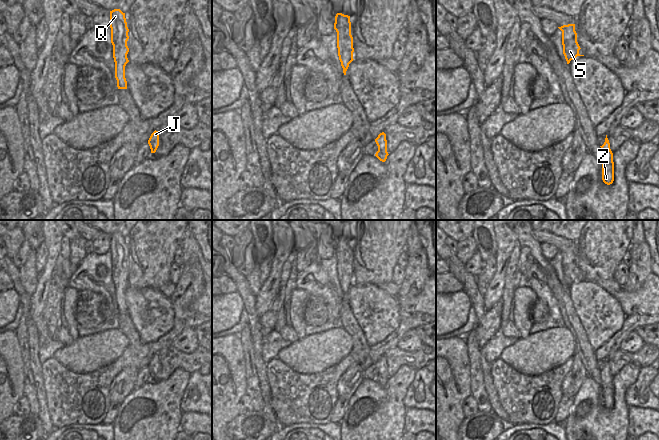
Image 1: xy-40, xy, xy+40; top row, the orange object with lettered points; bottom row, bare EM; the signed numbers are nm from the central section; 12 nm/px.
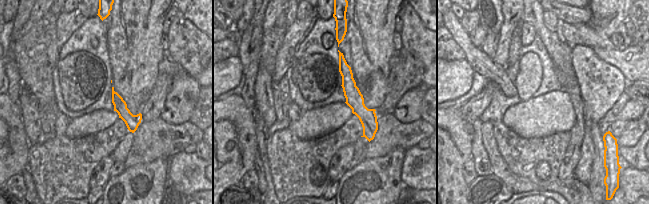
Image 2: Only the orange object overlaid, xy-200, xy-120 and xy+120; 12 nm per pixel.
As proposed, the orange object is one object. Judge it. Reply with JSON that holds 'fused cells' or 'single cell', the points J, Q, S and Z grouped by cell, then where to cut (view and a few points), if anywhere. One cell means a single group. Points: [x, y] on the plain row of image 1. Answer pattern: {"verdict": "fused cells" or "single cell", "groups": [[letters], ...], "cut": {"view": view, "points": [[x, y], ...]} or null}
{"verdict": "single cell", "groups": [["J", "Q", "S", "Z"]], "cut": null}

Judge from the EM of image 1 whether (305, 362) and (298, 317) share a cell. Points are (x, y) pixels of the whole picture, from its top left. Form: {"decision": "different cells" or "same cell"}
{"decision": "different cells"}

